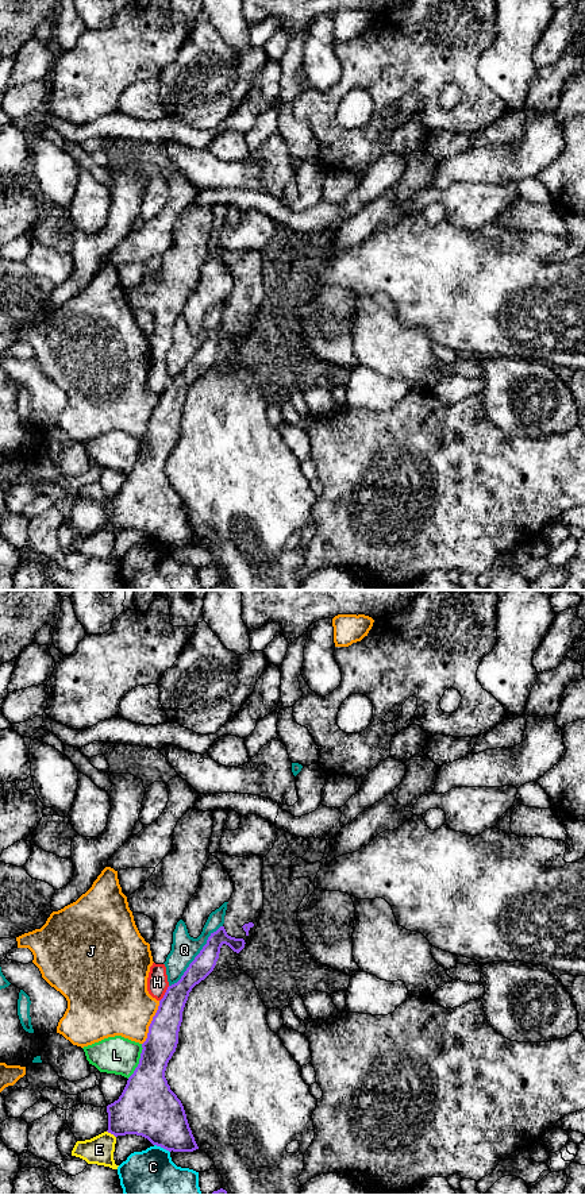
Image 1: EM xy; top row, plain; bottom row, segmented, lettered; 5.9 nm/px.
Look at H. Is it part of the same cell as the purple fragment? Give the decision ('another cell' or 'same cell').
another cell

